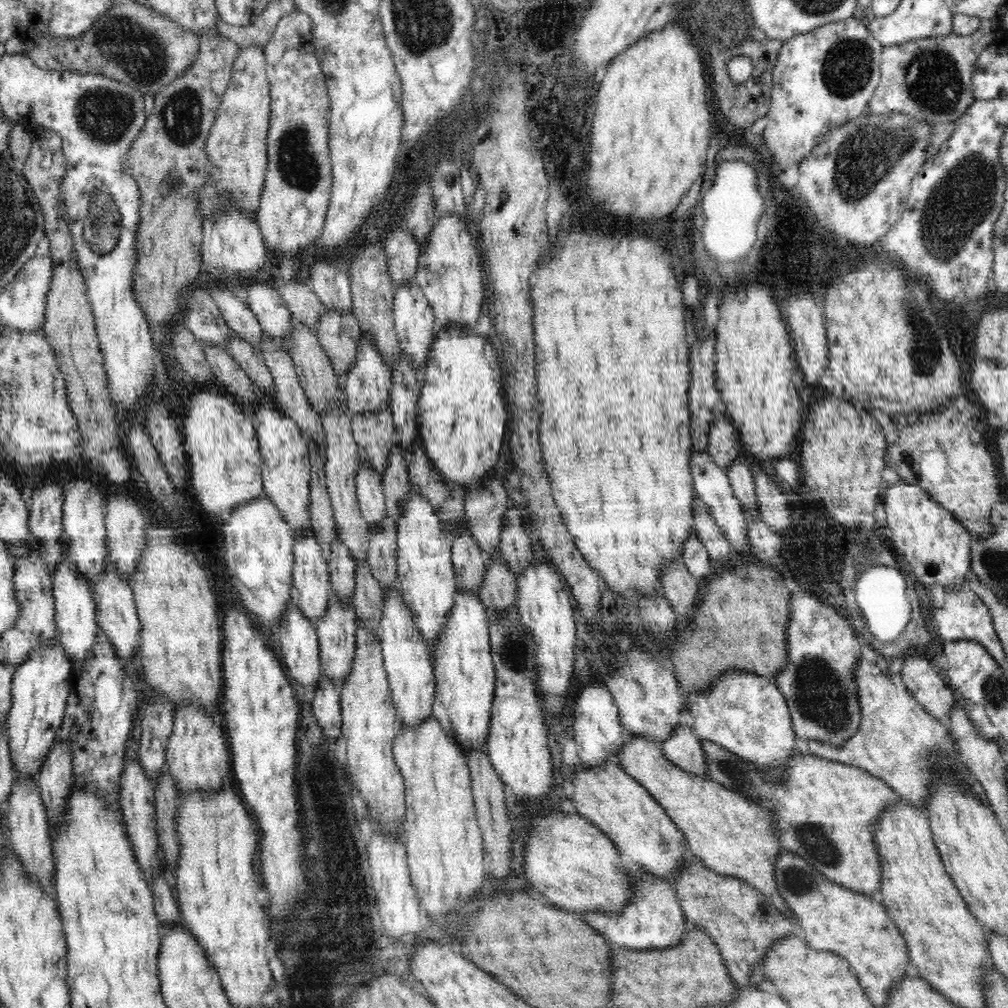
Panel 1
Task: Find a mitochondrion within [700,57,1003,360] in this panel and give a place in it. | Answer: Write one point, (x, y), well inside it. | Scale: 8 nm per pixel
(965, 196)

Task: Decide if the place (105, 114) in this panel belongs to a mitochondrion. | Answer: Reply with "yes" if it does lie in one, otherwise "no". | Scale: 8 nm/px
yes

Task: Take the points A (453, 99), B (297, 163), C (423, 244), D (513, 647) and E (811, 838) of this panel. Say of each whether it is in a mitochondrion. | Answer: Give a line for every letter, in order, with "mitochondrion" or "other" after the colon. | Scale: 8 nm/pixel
A: other
B: mitochondrion
C: other
D: mitochondrion
E: mitochondrion

